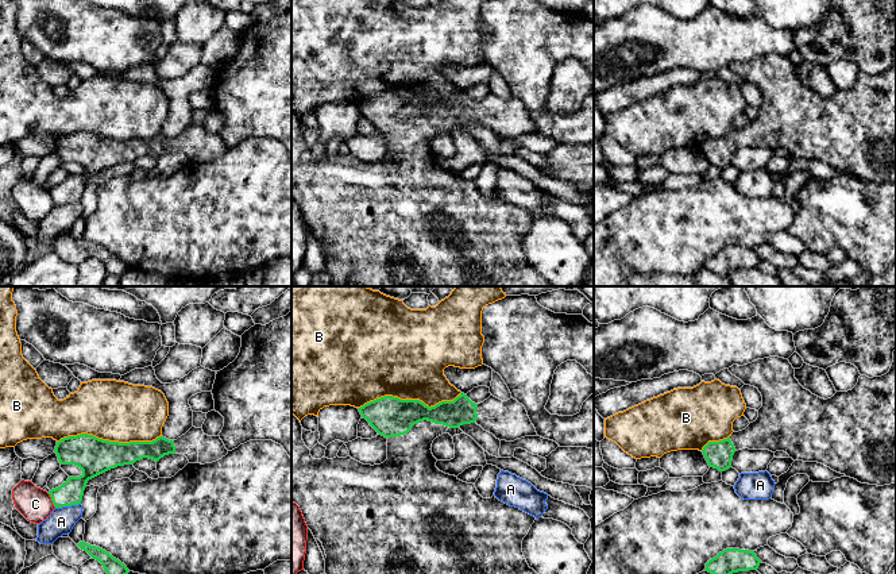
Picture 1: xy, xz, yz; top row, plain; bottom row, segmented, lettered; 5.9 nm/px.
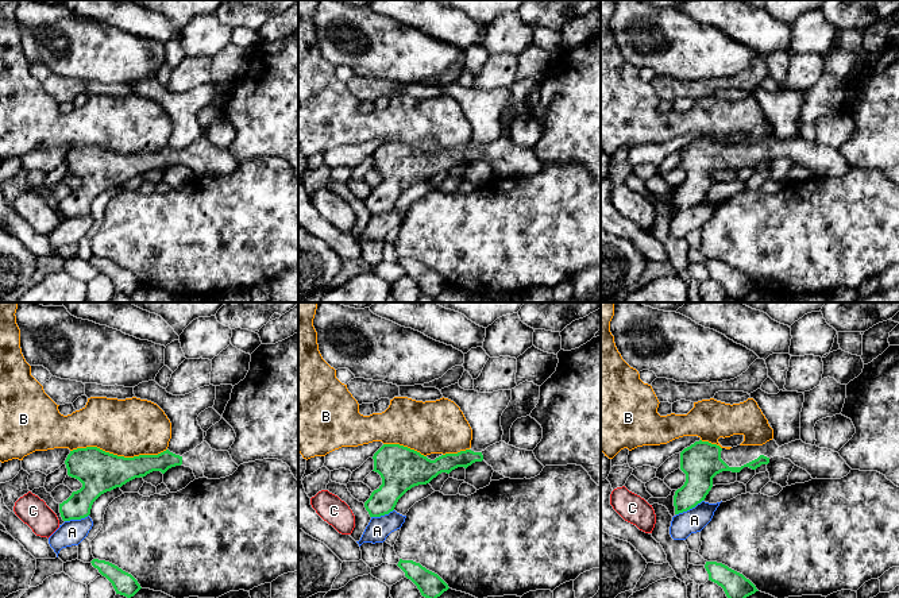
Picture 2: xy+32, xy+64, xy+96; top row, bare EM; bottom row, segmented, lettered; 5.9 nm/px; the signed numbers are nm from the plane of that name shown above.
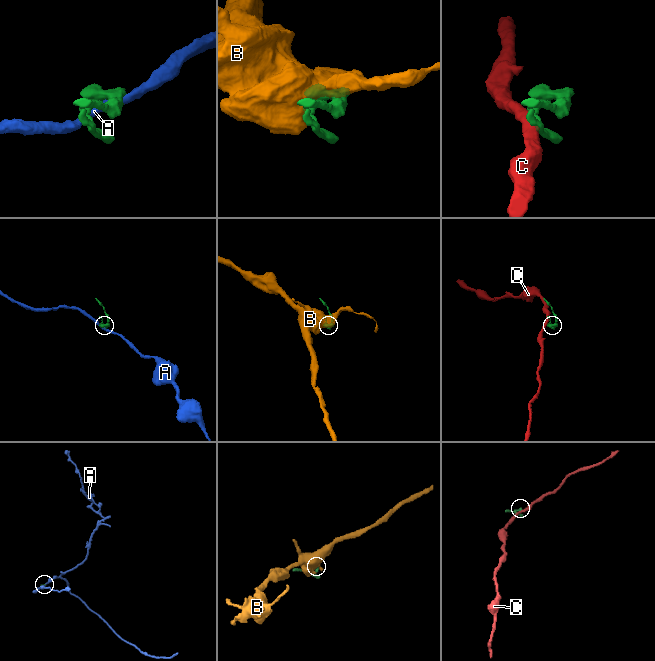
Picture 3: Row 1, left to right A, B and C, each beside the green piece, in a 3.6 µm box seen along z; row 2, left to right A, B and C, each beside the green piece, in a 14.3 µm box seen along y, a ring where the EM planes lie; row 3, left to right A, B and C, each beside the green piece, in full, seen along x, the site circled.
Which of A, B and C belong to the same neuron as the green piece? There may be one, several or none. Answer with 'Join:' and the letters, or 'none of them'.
Join: none of them

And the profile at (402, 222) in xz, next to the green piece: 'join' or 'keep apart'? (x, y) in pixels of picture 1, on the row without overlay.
join

